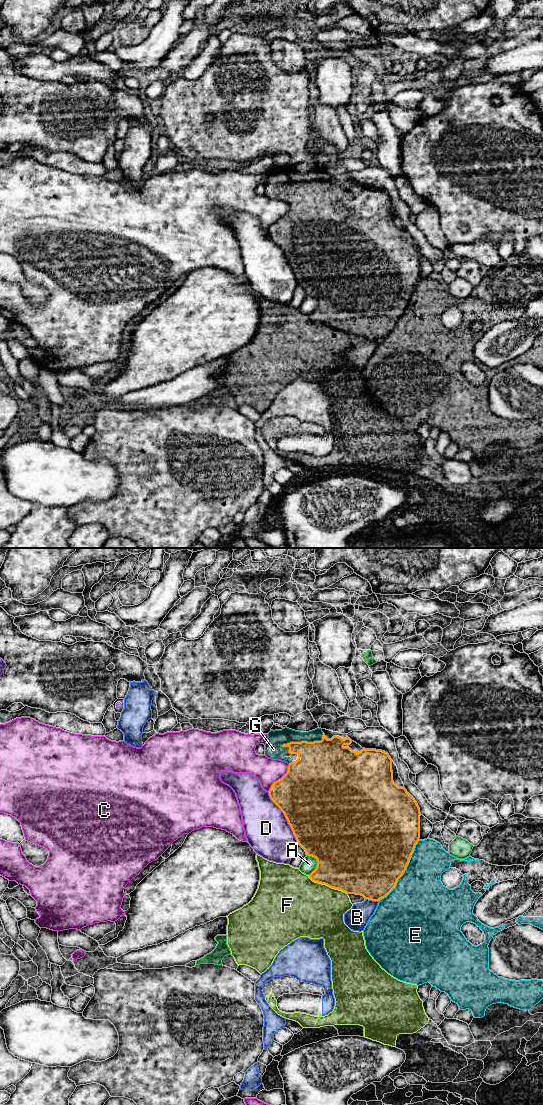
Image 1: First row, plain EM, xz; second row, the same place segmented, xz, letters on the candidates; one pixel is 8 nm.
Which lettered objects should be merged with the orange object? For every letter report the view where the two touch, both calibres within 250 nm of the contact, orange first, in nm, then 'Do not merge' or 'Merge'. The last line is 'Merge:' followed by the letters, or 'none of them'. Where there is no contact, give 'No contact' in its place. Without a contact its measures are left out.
A: Touches orange in xz. Thickness 500 nm (orange) against 120 nm. Do not merge
B: Touches orange in xz. Thickness 460 nm (orange) against 180 nm. Do not merge
C: Touches orange in xz. Thickness 480 nm (orange) against 200 nm. Do not merge
D: Touches orange in xz. Thickness 500 nm (orange) against 360 nm. Do not merge
E: Touches orange in xz. Thickness 500 nm (orange) against 440 nm. Do not merge
F: Touches orange in xz. Thickness 480 nm (orange) against 460 nm. Do not merge
G: Touches orange in xz. Thickness 400 nm (orange) against 140 nm. Merge
Merge: G

